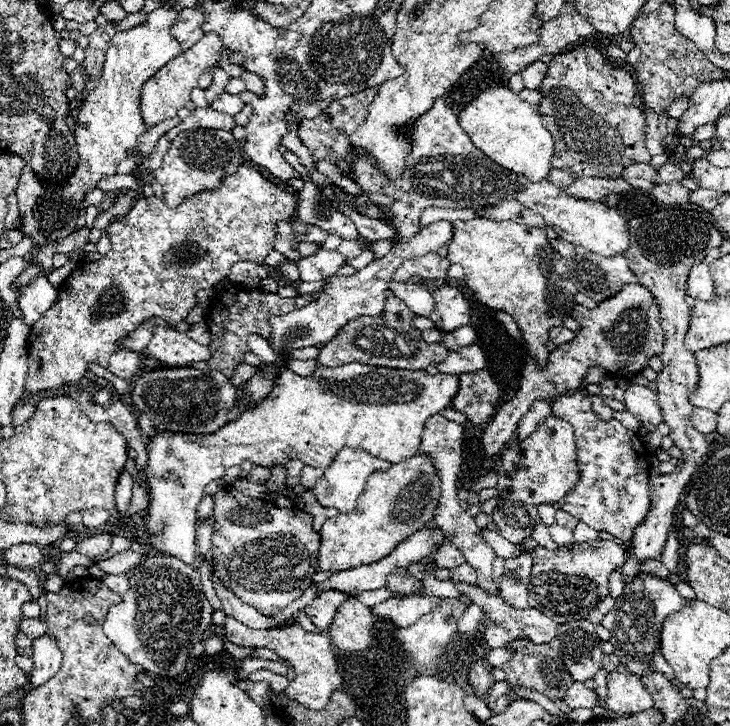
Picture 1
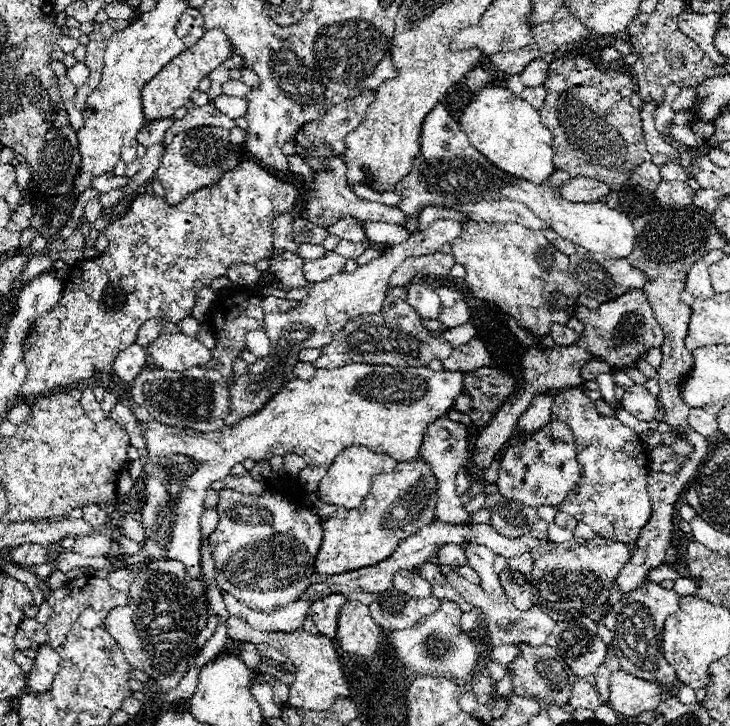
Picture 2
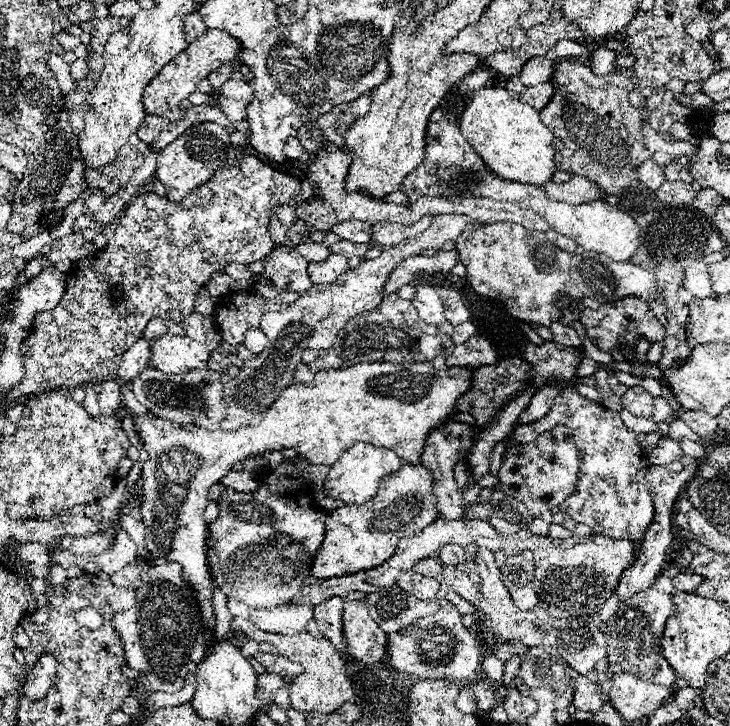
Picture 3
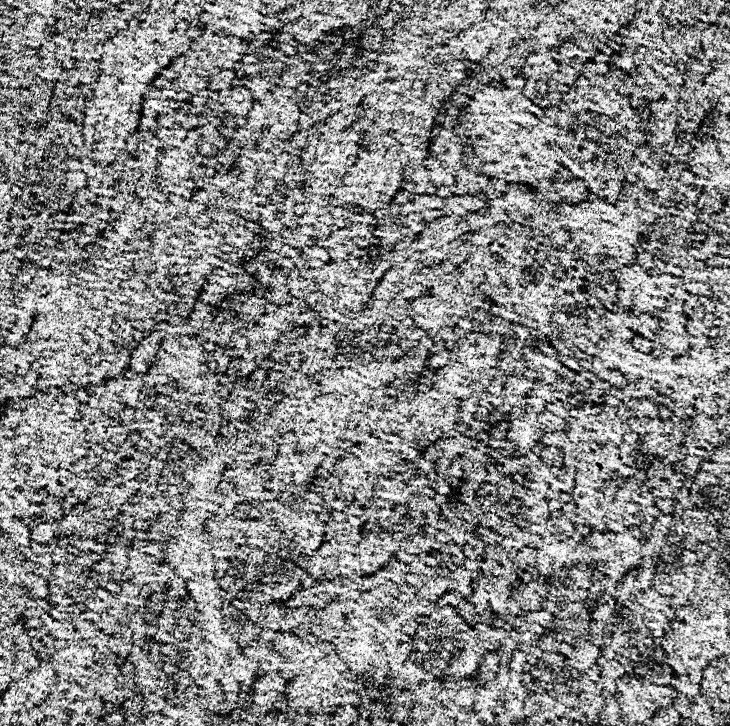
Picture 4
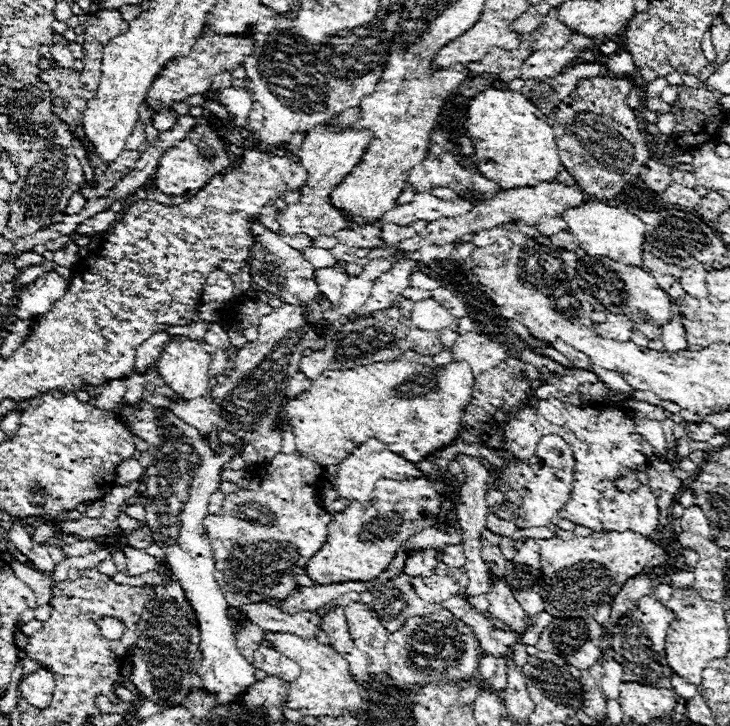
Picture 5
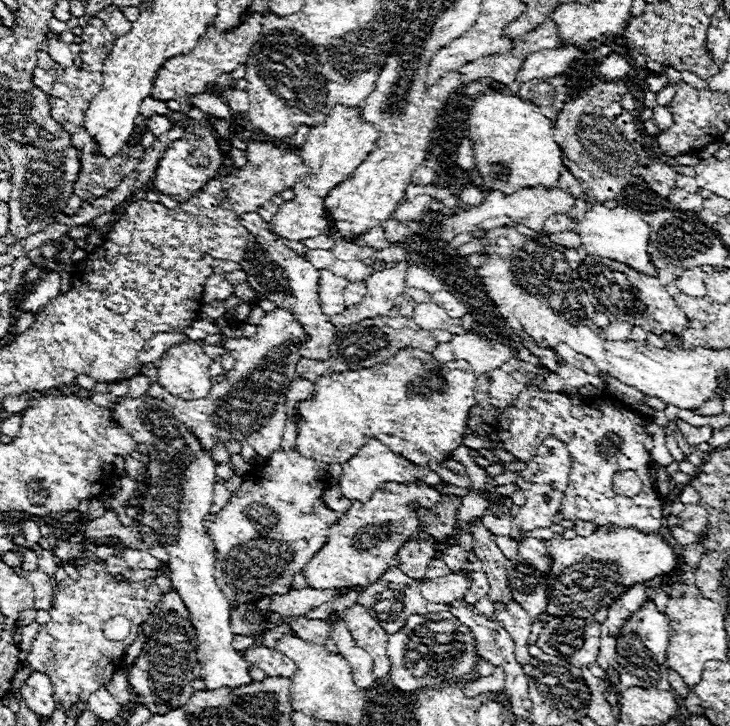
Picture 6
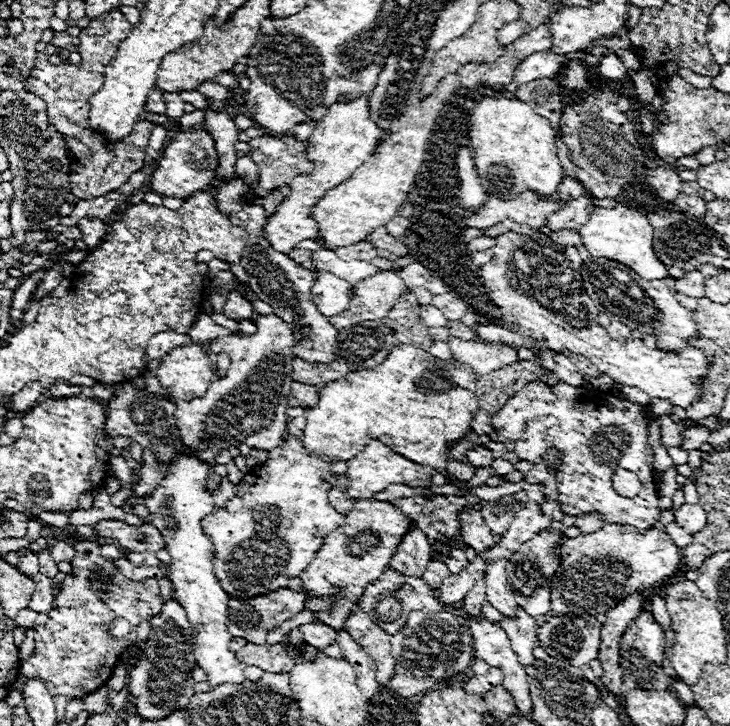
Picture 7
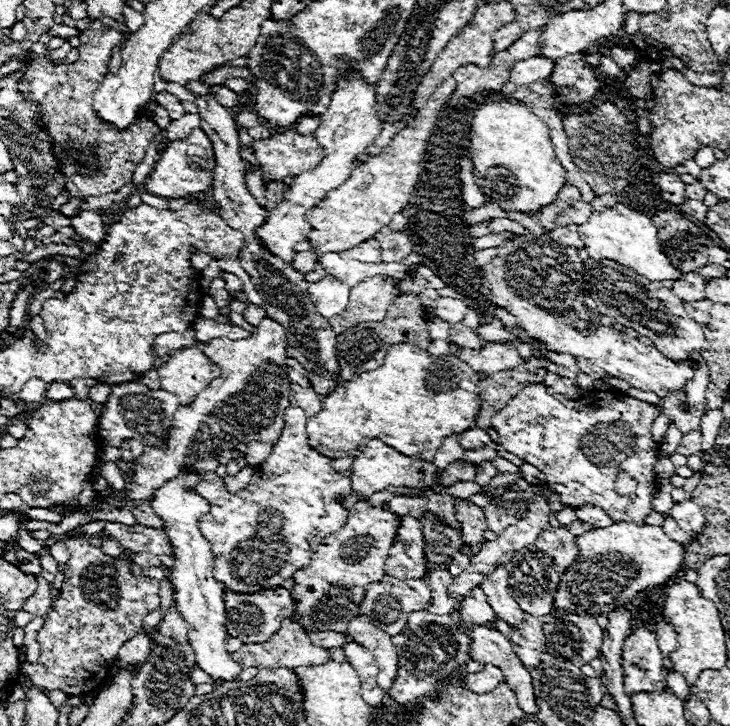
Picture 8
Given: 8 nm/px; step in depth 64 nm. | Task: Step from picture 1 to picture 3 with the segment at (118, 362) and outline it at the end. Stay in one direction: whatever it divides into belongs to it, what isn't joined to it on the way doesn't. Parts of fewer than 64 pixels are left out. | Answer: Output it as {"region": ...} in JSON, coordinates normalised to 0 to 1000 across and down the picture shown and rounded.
{"region":[[[189,466],[189,471],[184,471],[170,493],[164,496],[164,504],[162,504],[162,518],[173,526],[184,523],[192,512],[197,512],[205,501],[205,471],[200,471],[197,466]]]}

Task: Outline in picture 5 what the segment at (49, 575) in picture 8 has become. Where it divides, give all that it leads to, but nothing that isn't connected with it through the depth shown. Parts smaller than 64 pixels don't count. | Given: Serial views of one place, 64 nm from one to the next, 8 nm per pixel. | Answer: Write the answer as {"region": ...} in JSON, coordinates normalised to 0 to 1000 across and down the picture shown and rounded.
{"region":[[[47,747],[41,771],[47,774],[49,785],[55,785],[55,788],[71,788],[71,785],[74,785],[74,774],[71,774],[66,758],[63,758],[58,749],[49,749],[49,747]]]}

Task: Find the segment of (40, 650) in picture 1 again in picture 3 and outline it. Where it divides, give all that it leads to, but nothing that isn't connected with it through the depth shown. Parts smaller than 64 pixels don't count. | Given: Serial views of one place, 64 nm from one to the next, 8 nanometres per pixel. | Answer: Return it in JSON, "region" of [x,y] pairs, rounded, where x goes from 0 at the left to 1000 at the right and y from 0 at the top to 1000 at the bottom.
{"region":[[[58,901],[55,909],[41,920],[30,939],[30,956],[38,961],[55,961],[77,939],[77,909],[71,901]]]}

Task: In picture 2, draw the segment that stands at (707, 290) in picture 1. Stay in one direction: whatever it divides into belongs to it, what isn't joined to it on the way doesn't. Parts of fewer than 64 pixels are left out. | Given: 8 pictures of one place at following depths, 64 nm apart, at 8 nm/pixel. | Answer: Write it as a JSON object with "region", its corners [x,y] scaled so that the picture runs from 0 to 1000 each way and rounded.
{"region":[[[962,358],[951,361],[945,366],[945,372],[940,377],[940,402],[945,402],[951,410],[962,410],[962,413],[970,413],[973,408],[978,408],[970,366]]]}

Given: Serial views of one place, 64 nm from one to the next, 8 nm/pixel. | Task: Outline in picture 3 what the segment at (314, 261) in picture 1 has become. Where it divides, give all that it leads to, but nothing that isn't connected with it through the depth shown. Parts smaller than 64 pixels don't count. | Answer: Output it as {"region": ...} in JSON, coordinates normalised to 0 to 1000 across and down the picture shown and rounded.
{"region":[[[452,350],[441,361],[425,361],[422,364],[422,375],[425,375],[427,391],[458,388],[463,380],[477,375],[477,369],[479,369],[477,366],[477,355],[471,355],[468,350]]]}

